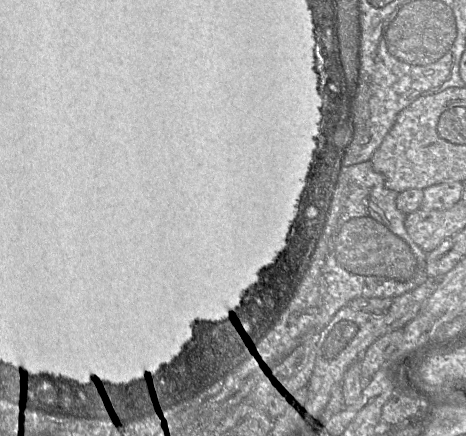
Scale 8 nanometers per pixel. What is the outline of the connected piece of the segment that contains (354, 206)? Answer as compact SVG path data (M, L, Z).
M370 161L343 167L334 192L325 230L309 269L292 300L283 311L278 322L242 363L219 380L217 384L206 389L206 398L219 393L224 387L229 391L239 390L252 374L262 372L268 366L277 364L279 359L284 359L305 339L322 331L335 314L353 300L358 298L393 299L430 281L426 272L427 254L411 239L406 230L406 215L398 209L396 204L398 194L385 186L384 177L374 169Z

